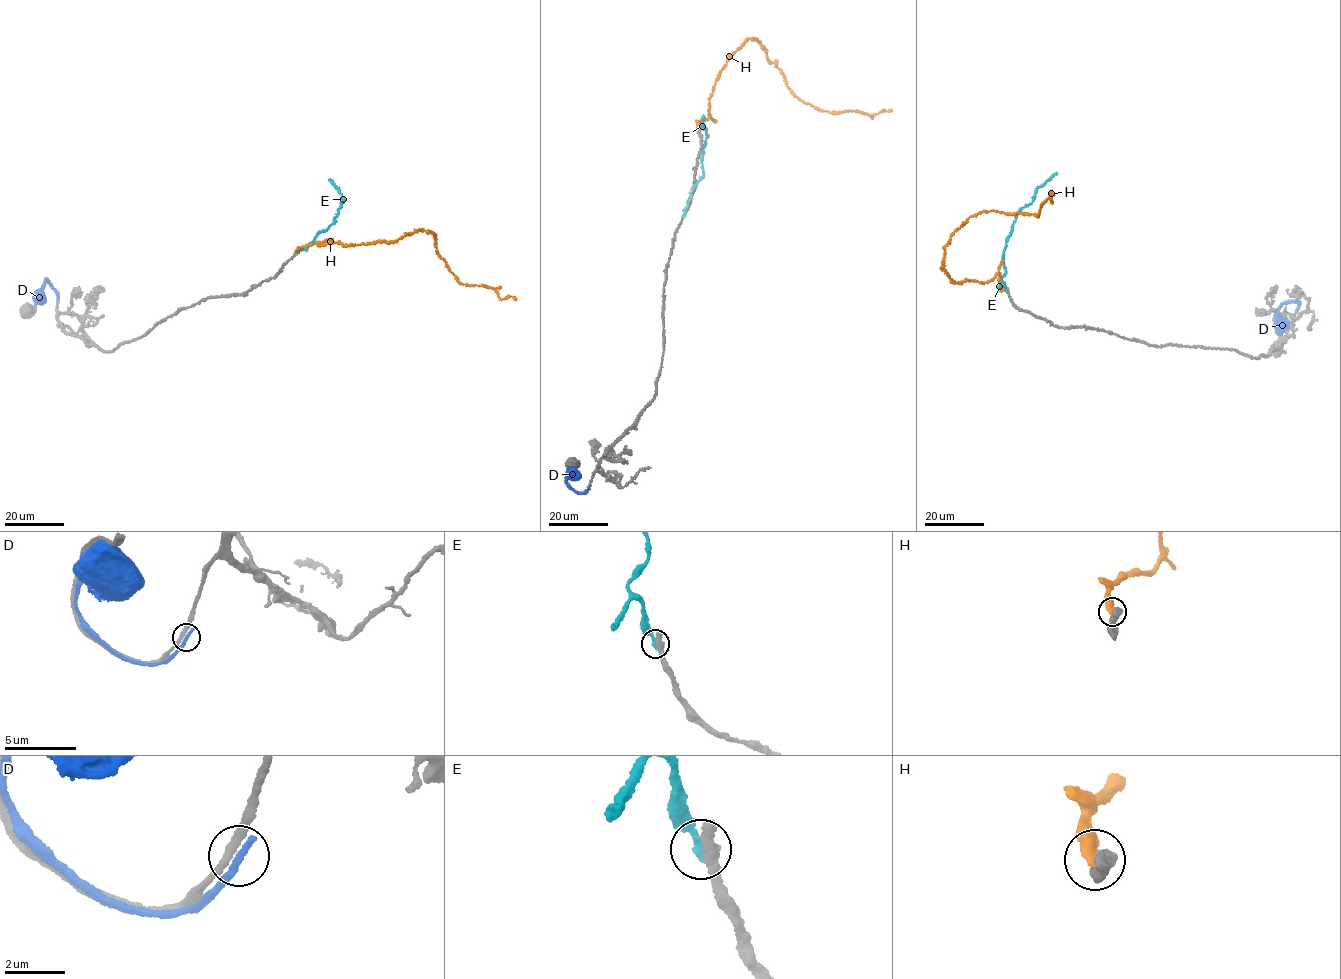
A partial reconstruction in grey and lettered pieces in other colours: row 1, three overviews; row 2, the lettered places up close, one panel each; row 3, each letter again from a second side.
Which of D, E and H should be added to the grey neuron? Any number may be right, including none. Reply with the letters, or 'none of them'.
none of them

